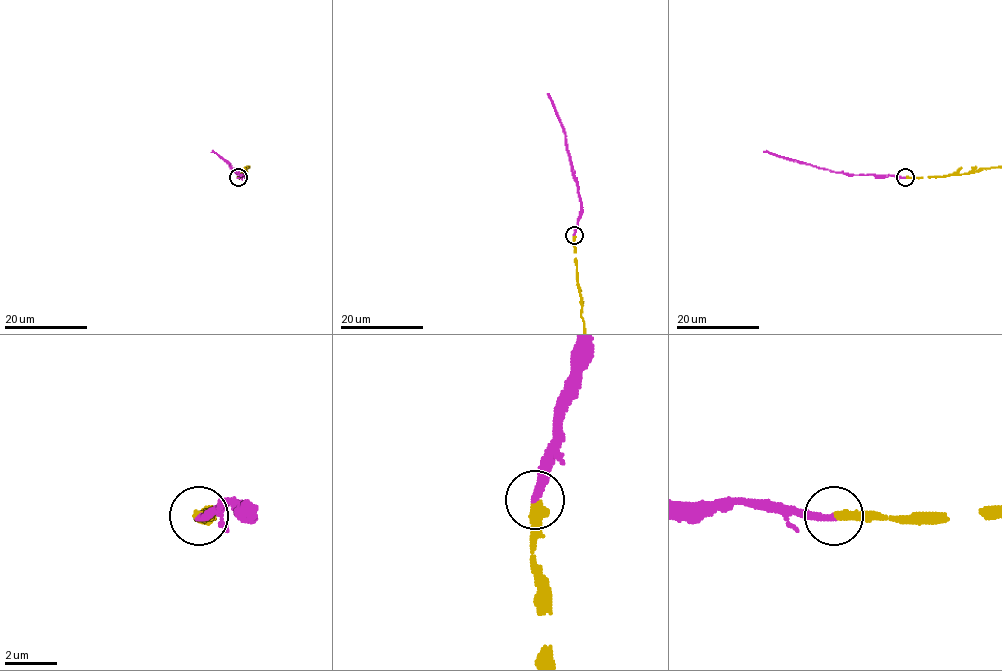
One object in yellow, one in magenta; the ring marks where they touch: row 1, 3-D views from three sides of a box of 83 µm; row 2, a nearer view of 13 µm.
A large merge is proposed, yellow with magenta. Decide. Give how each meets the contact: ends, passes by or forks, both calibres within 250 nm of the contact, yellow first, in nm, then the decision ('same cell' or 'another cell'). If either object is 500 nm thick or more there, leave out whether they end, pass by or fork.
yellow ends; magenta ends; calibres 400 and 300 nm; same cell

